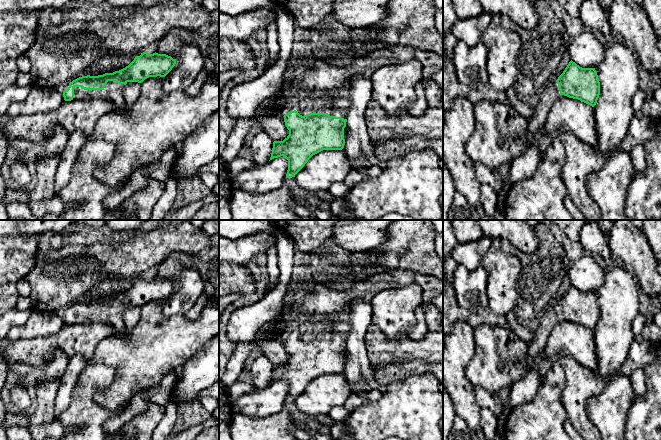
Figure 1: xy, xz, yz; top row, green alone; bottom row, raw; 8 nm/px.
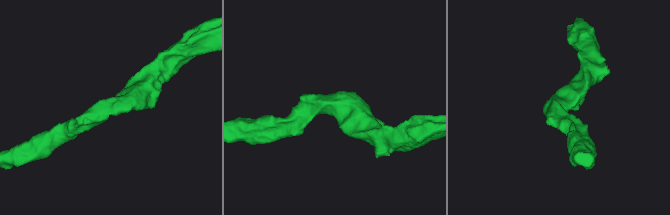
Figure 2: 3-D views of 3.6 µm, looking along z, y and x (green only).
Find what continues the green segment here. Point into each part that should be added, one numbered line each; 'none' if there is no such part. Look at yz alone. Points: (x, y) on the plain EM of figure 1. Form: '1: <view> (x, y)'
1: yz (548, 319)

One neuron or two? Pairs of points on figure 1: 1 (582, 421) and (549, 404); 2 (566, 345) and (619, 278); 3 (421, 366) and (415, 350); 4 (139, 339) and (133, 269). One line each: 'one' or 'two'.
1: two
2: two
3: two
4: two

